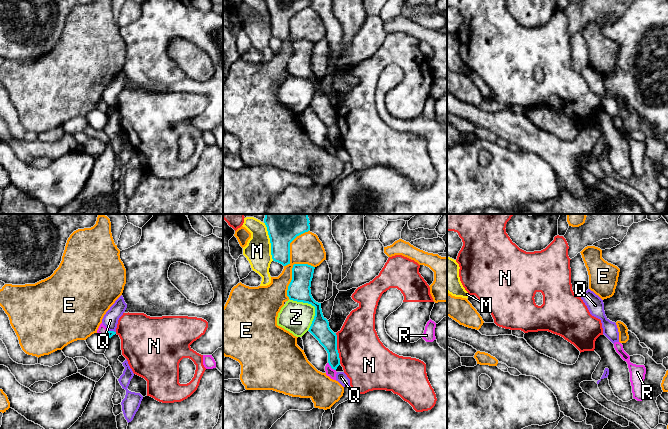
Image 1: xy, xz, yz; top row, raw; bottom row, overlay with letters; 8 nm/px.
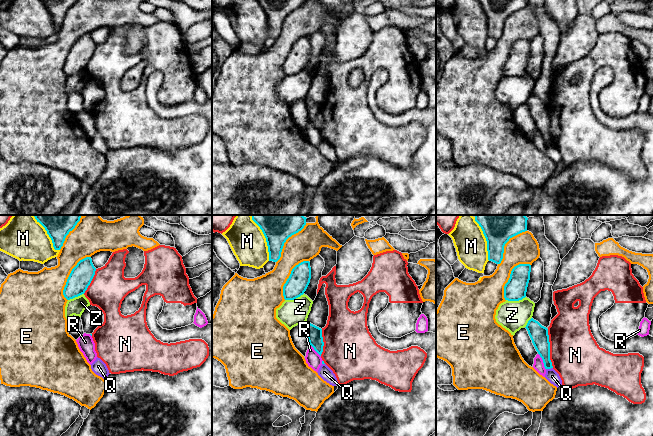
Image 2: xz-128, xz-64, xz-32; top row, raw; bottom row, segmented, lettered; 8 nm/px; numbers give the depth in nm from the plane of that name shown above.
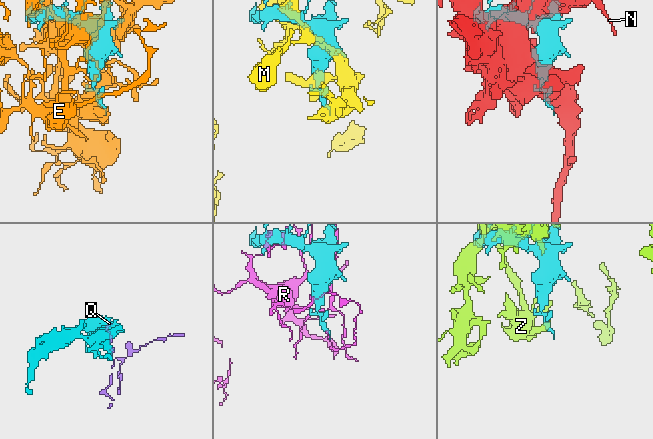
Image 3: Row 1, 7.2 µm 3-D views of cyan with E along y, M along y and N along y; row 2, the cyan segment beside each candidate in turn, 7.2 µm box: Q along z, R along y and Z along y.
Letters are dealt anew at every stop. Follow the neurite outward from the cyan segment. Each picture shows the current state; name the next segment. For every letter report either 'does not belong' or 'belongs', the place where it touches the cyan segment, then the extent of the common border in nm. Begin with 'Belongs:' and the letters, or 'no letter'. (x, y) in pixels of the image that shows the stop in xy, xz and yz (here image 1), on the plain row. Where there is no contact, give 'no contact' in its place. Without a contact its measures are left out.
Belongs: no letter
E: does not belong; contact xz (292, 47); length 340 nm
M: does not belong; contact xz (270, 18); length 300 nm
N: does not belong; contact xz (336, 124); length 260 nm
Q: does not belong; contact xy (112, 107); length 70 nm
R: does not belong; contact xz (331, 143); length 90 nm
Z: does not belong; contact xz (313, 81); length 300 nm

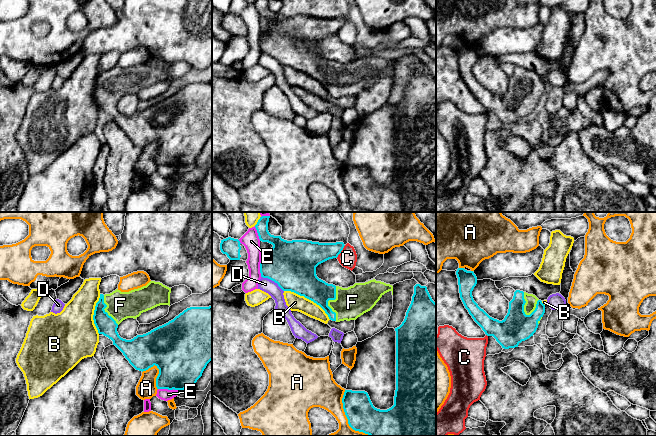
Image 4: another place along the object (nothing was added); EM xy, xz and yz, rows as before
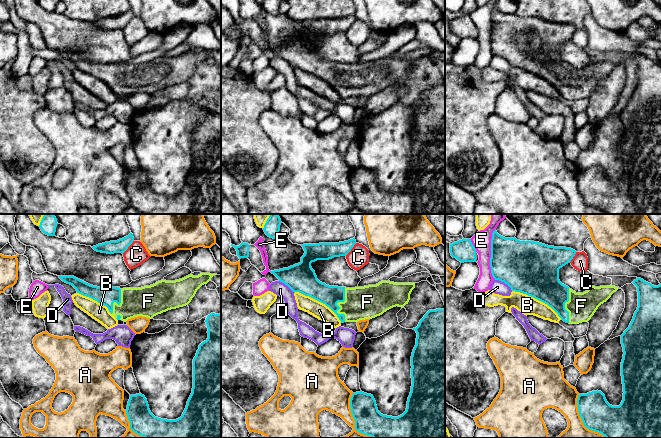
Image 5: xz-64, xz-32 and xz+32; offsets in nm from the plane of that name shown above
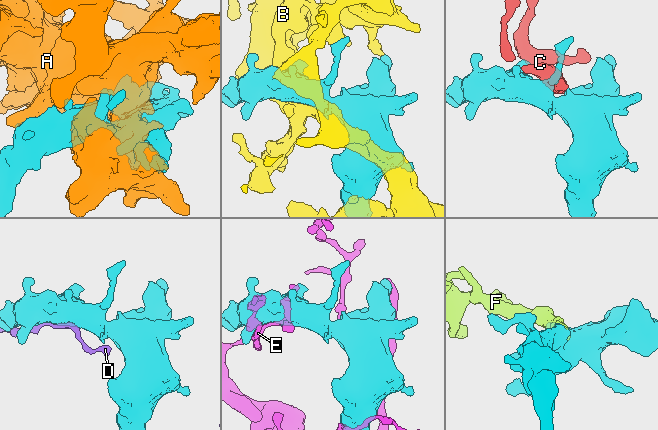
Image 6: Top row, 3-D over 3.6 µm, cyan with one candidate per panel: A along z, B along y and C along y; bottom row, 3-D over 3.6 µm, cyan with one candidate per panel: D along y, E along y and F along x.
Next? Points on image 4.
Belongs: F
A: does not belong; contact xz (347, 194); length 420 nm
B: does not belong; contact xz (308, 74); length 440 nm
C: does not belong; contact xz (341, 26); length 130 nm
D: does not belong; contact xz (273, 56); length 220 nm
E: does not belong; contact xy (168, 165); length 160 nm
F: belongs; contact yz (524, 80); length 200 nm

